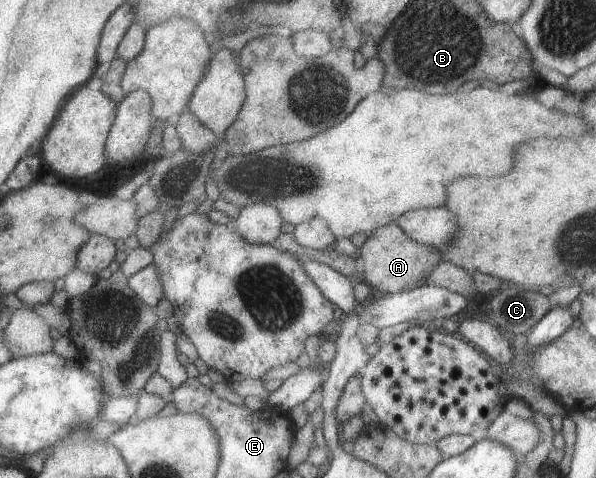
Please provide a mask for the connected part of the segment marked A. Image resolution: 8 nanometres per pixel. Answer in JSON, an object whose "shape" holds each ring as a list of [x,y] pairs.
{"shape":[[[395,223],[382,226],[378,233],[360,248],[361,273],[360,277],[368,283],[376,295],[397,294],[424,286],[432,270],[442,261],[441,251],[434,246],[422,245],[411,240],[406,232]]]}

